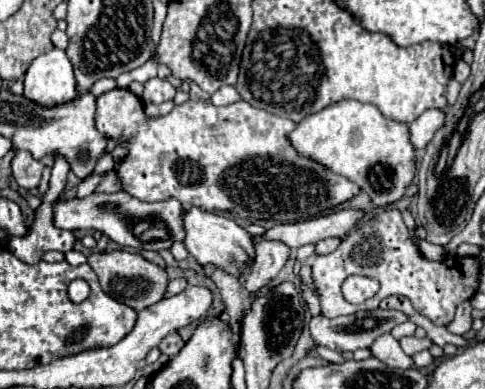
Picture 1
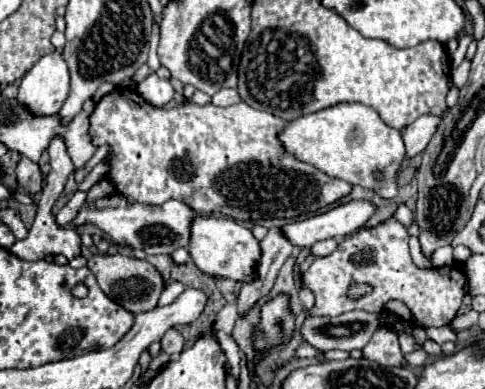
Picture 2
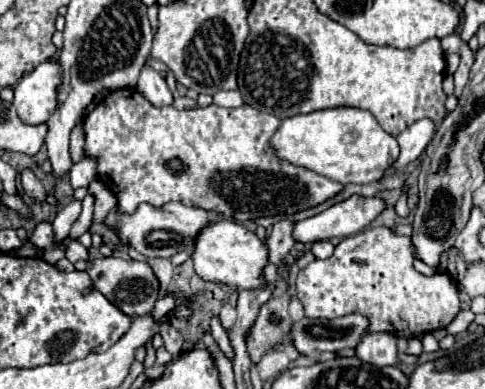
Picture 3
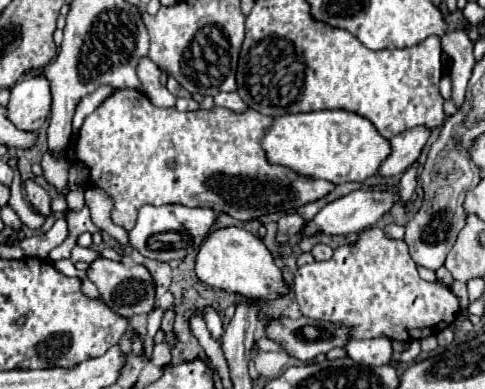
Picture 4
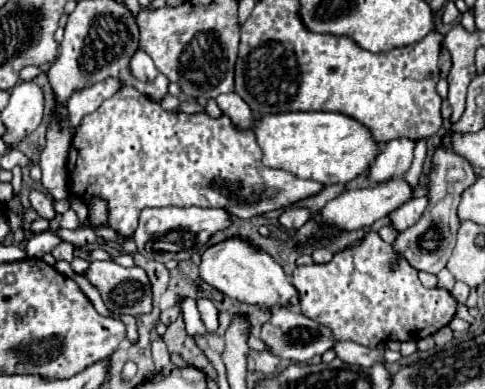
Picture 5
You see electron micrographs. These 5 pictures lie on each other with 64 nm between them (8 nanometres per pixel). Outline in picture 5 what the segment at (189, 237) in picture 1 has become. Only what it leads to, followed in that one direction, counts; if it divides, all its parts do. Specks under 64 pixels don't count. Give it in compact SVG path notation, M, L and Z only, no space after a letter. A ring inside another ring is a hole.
M232 236L206 248L200 262L200 278L230 298L236 298L246 304L258 304L262 308L298 302L298 292L292 282L288 282L288 276L284 274L282 266L274 262L268 252L264 252L242 236Z

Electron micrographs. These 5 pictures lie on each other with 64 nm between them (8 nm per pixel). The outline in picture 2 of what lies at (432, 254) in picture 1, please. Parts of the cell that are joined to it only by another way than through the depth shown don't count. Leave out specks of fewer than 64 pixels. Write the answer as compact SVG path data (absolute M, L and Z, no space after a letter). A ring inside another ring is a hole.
M448 245L436 249L430 262L434 267L451 266L454 263L453 247Z

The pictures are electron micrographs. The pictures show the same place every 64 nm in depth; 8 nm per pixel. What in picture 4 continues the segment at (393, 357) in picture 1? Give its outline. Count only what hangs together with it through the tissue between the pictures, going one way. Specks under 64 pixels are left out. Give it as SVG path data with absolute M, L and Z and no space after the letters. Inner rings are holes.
M380 336L376 340L350 340L346 344L346 350L354 362L366 366L392 364L392 340L388 340L386 336Z

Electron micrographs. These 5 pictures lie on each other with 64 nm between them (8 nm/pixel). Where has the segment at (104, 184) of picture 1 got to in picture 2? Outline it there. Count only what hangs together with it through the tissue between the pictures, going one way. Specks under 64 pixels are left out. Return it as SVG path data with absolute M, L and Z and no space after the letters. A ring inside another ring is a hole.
M102 178L100 182L96 182L96 188L92 188L92 192L88 192L88 202L100 198L100 196L106 196L106 194L114 194L116 192L116 186L108 180L108 178Z

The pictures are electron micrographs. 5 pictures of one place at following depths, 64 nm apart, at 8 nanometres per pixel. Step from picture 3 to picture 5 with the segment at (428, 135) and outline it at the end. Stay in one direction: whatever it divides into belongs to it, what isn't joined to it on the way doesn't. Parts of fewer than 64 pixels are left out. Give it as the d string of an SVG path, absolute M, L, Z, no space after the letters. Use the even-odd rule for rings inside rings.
M396 138L382 146L376 162L370 166L368 176L372 182L386 182L392 178L400 178L414 160L414 148L418 140Z

